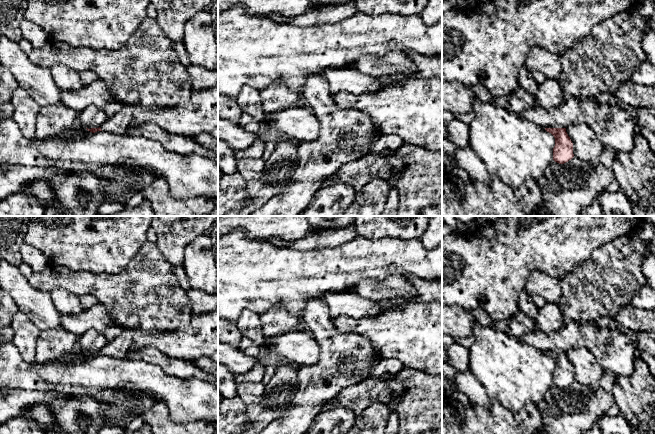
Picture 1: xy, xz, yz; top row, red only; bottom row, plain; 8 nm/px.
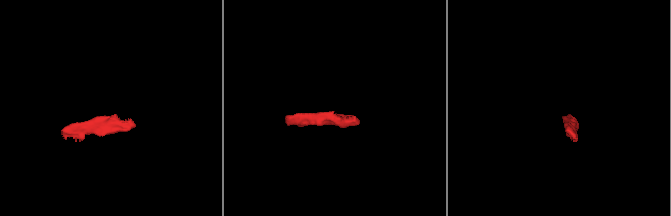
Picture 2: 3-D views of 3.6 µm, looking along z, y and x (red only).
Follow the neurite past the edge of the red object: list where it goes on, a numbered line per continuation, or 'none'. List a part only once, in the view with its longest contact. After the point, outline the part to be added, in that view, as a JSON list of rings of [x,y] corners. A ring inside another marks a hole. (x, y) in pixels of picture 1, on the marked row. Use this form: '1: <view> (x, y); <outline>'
1: xy (199, 114); [[[218,80],[209,89],[194,91],[187,101],[158,110],[144,111],[120,105],[117,113],[105,121],[101,130],[115,134],[129,134],[132,125],[154,123],[164,131],[195,137],[200,133],[211,133],[218,126]]]

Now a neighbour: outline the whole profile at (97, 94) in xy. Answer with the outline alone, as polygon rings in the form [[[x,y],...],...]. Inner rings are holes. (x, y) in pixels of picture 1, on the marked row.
[[[101,79],[80,90],[61,91],[61,104],[78,113],[91,105],[104,109],[111,102],[121,105],[119,101],[114,99],[105,82]]]

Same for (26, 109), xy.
[[[17,87],[10,101],[14,107],[12,118],[18,124],[22,134],[26,138],[33,138],[36,135],[36,117],[40,111],[40,106],[21,87]]]

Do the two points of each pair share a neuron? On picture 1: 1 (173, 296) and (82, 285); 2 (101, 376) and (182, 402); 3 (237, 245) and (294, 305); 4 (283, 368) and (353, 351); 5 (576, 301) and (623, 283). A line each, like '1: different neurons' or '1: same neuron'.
1: same neuron
2: same neuron
3: same neuron
4: different neurons
5: same neuron

